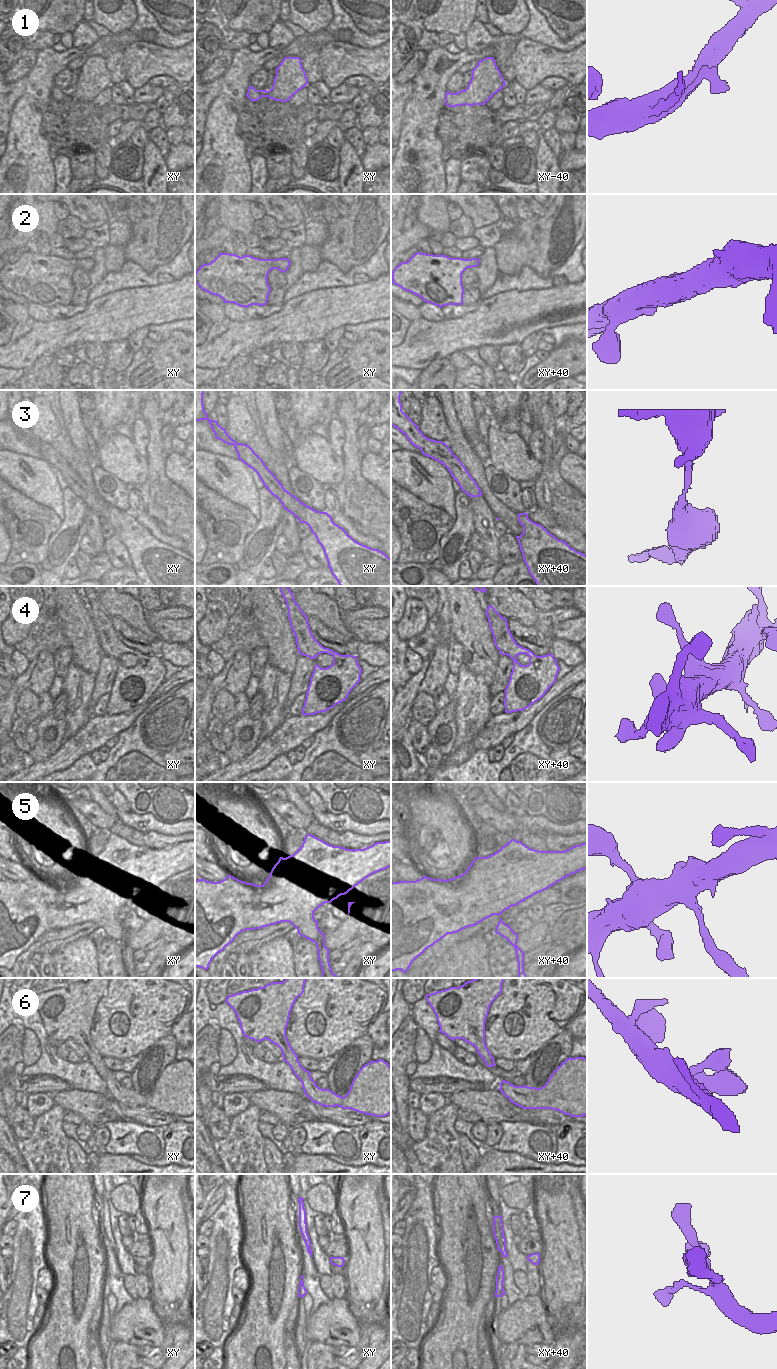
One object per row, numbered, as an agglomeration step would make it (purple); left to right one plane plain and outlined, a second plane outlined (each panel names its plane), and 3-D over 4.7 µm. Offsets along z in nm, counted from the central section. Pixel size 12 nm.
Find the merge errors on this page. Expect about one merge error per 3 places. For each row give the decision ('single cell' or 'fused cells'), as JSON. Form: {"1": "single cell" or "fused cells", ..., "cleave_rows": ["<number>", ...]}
{"1": "single cell", "2": "single cell", "3": "single cell", "4": "single cell", "5": "fused cells", "6": "single cell", "7": "single cell", "cleave_rows": ["5"]}

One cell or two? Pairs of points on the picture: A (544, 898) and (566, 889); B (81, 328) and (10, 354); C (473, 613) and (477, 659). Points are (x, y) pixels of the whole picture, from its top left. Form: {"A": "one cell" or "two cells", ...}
{"A": "one cell", "B": "one cell", "C": "one cell"}

